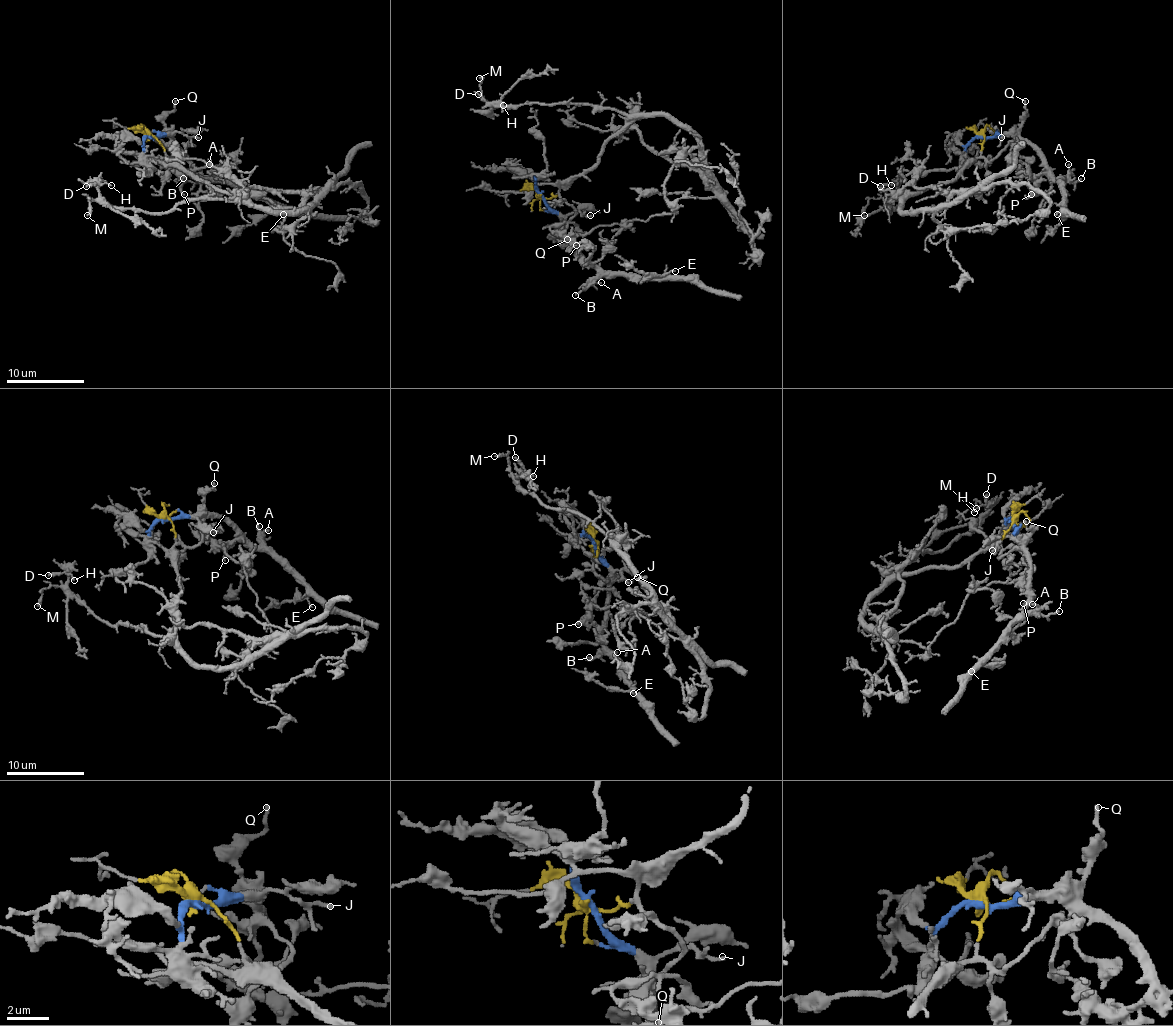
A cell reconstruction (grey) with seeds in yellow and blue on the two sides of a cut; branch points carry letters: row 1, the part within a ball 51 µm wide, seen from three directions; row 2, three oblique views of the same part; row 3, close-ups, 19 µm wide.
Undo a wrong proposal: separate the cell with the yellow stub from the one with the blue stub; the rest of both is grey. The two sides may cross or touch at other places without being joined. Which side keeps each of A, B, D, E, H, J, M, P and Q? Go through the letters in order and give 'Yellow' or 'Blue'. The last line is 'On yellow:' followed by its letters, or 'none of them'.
A: Blue
B: Blue
D: Yellow
E: Blue
H: Yellow
J: Blue
M: Yellow
P: Blue
Q: Blue
On yellow: D, H, M

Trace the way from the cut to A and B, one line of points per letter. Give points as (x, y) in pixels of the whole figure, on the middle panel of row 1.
A: (540, 196), (563, 219), (565, 243), (596, 270), (594, 284), (600, 282)
B: (540, 196), (563, 219), (565, 243), (596, 270), (596, 276), (575, 295)

